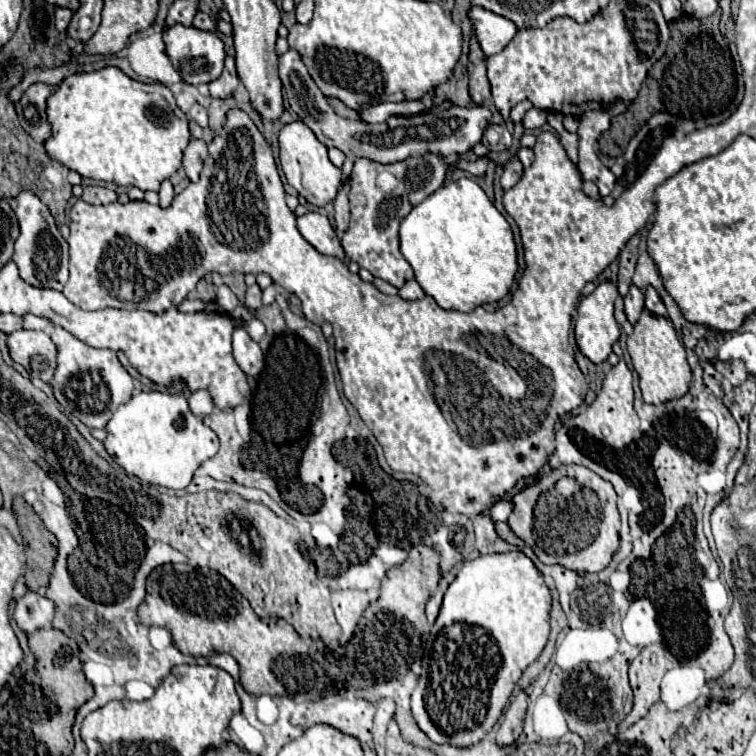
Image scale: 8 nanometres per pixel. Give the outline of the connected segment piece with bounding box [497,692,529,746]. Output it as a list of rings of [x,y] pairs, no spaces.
[[[519,692],[511,700],[507,714],[505,714],[505,720],[497,730],[497,744],[503,744],[503,746],[513,744],[519,738],[519,734],[523,732],[523,716],[527,712],[527,704],[529,704],[527,692]]]

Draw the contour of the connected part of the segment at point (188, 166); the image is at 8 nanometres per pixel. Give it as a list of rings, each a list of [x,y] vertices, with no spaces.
[[[191,138],[189,146],[183,152],[183,166],[185,166],[185,172],[187,172],[189,180],[193,180],[193,182],[199,180],[205,158],[207,158],[207,144],[203,140]]]

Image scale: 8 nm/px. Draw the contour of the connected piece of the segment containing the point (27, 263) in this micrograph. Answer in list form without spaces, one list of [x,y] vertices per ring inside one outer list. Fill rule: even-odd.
[[[21,190],[15,196],[13,212],[21,228],[19,238],[15,242],[15,250],[13,250],[13,262],[17,264],[21,278],[37,288],[63,290],[63,286],[69,280],[69,270],[67,270],[69,246],[67,246],[67,240],[61,236],[49,208],[31,190]]]

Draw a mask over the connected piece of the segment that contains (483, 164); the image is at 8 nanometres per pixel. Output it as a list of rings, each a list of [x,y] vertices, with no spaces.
[[[488,157],[479,158],[475,162],[467,162],[467,160],[461,160],[461,162],[459,162],[459,168],[473,172],[473,175],[483,176],[487,169],[488,160]]]

